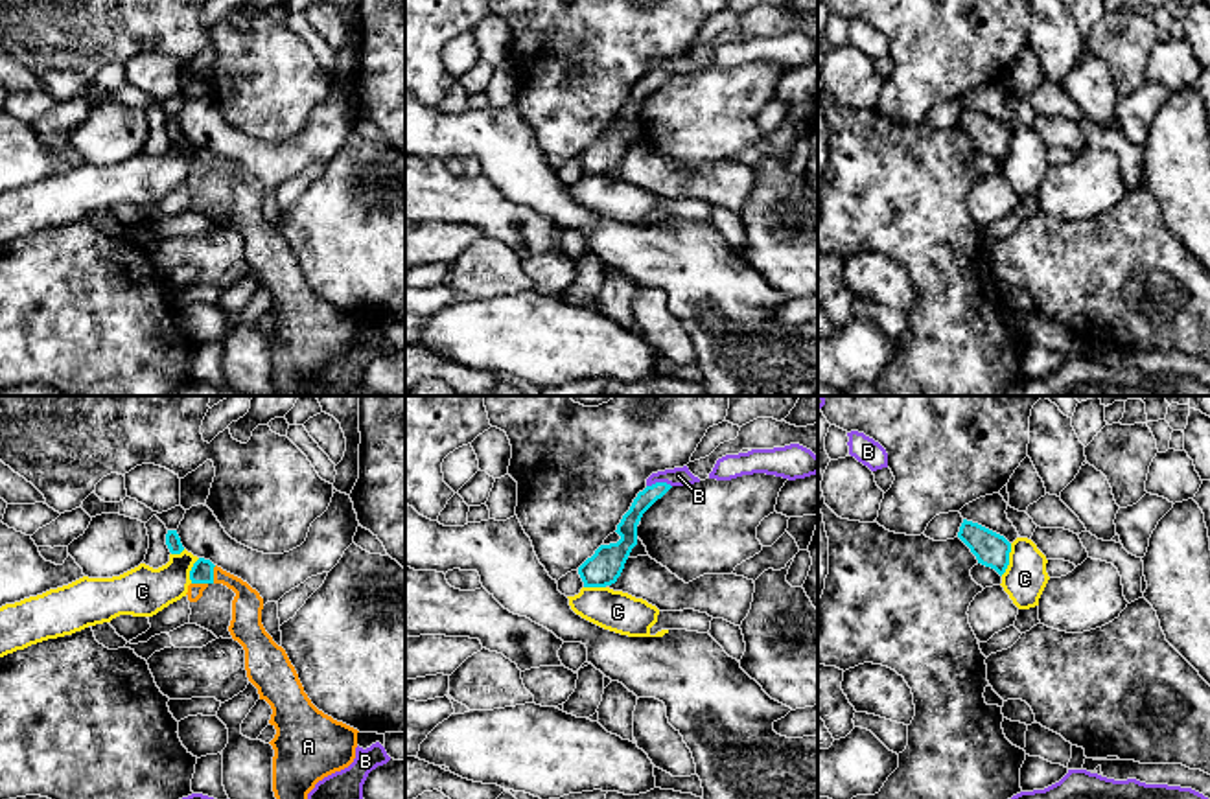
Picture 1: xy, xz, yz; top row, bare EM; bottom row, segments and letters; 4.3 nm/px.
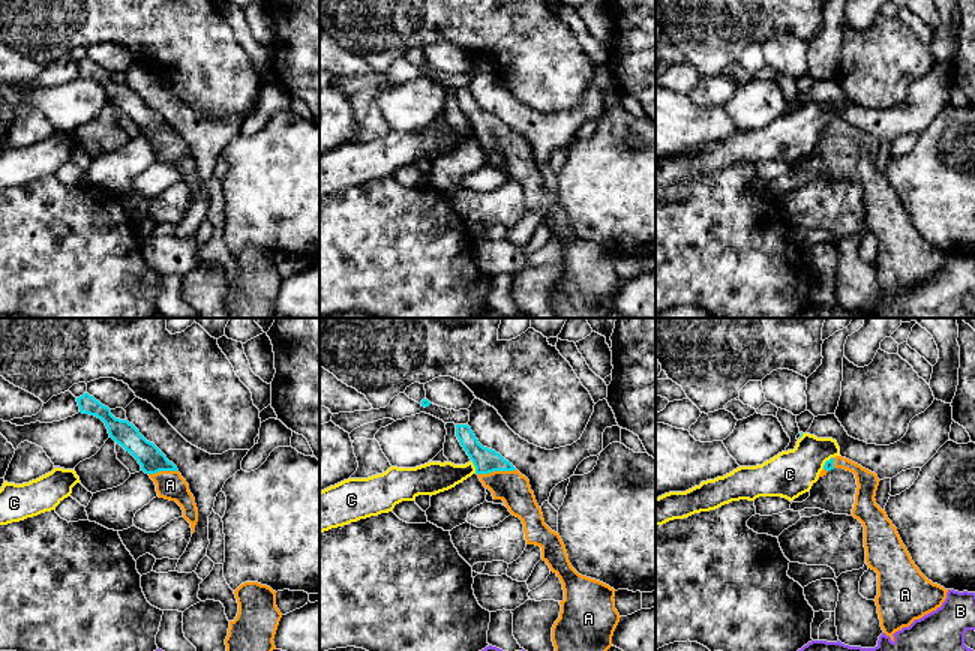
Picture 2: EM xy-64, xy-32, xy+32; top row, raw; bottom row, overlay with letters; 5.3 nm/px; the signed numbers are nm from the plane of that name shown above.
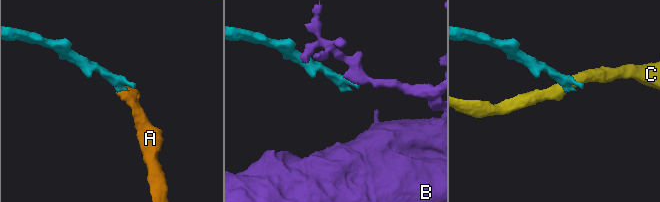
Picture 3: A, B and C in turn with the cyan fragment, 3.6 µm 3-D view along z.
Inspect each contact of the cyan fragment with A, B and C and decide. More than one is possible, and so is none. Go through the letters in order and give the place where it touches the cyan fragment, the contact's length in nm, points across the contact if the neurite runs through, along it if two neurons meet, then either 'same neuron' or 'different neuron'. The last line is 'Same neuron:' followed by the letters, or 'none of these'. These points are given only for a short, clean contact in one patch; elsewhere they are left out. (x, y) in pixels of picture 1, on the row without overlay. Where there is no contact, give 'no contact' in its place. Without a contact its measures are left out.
A: meets cyan in xy at (212, 162); contact 80 nm long; runs through xy (203, 157), (212, 162), (231, 168), (247, 192); same neuron
B: meets cyan in xz at (658, 70); contact 110 nm long; different neuron
C: meets cyan in yz at (1008, 148); contact 150 nm long; border along yz (1012, 131), (1008, 155), (1000, 162); different neuron
Same neuron: A

